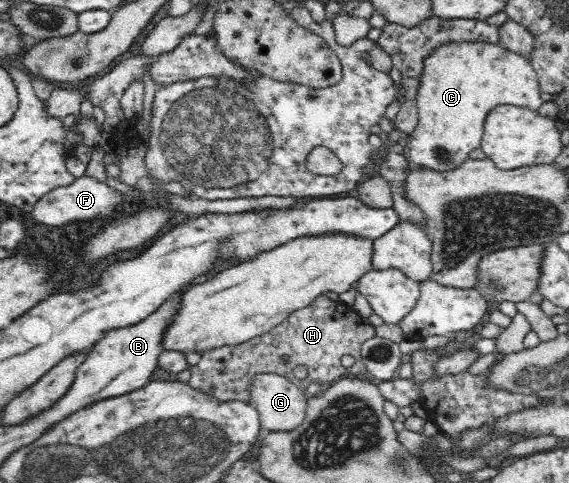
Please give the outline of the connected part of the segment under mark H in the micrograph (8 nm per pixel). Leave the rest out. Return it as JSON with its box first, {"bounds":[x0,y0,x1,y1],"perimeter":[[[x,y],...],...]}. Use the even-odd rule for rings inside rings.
{"bounds":[188,294,375,403],"perimeter":[[[325,294],[319,295],[311,305],[295,310],[291,315],[263,335],[254,337],[241,345],[223,346],[202,355],[201,361],[190,367],[191,378],[188,381],[193,389],[205,392],[222,402],[242,401],[251,403],[250,385],[257,374],[275,373],[295,382],[299,389],[305,391],[310,384],[319,384],[322,388],[335,383],[339,378],[367,377],[361,354],[362,345],[375,337],[375,326],[368,318],[341,300],[333,300]],[[345,355],[355,358],[355,364],[344,367],[341,359]],[[305,365],[307,378],[295,380],[293,369]]]}

